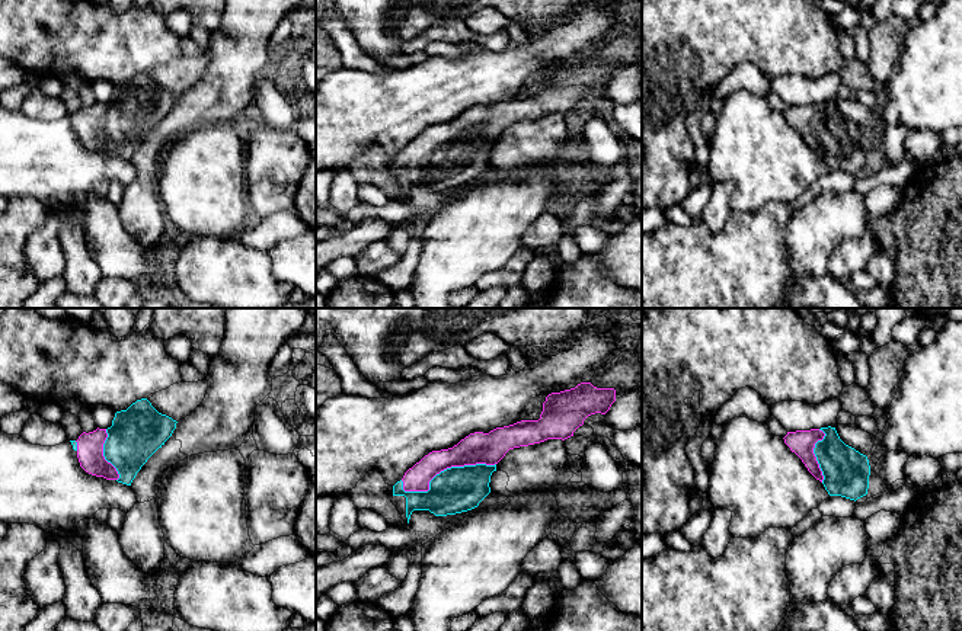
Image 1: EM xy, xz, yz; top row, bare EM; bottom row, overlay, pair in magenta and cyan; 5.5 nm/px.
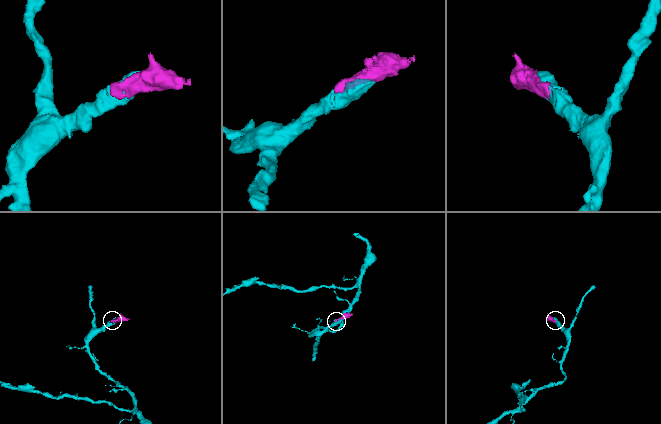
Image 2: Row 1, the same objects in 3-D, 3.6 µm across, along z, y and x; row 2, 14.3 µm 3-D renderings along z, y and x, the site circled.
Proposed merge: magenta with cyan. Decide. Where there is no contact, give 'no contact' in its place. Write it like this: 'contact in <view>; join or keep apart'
contact in xz; join

